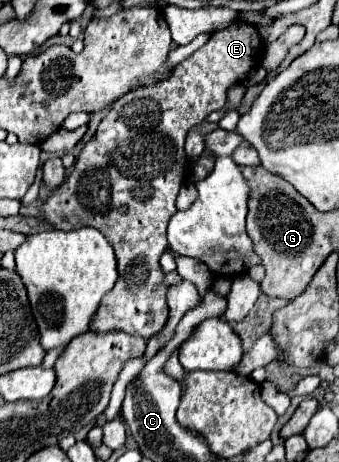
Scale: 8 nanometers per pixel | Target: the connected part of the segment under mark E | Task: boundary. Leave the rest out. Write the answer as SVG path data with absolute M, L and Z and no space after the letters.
M238 21L228 29L220 29L210 35L208 43L178 63L172 73L160 83L140 87L136 91L126 93L118 101L110 105L108 115L98 125L96 135L84 145L78 155L70 177L44 201L42 217L52 223L56 229L74 231L80 227L98 229L114 247L118 261L118 281L104 295L96 317L92 319L94 333L106 331L126 331L138 337L146 337L146 341L164 327L168 319L164 273L160 269L160 255L166 251L166 225L170 217L178 211L176 197L188 175L188 159L184 153L184 141L188 131L202 123L212 111L220 111L226 103L228 89L246 79L252 67L258 67L262 61L262 37L258 27L246 21Z

